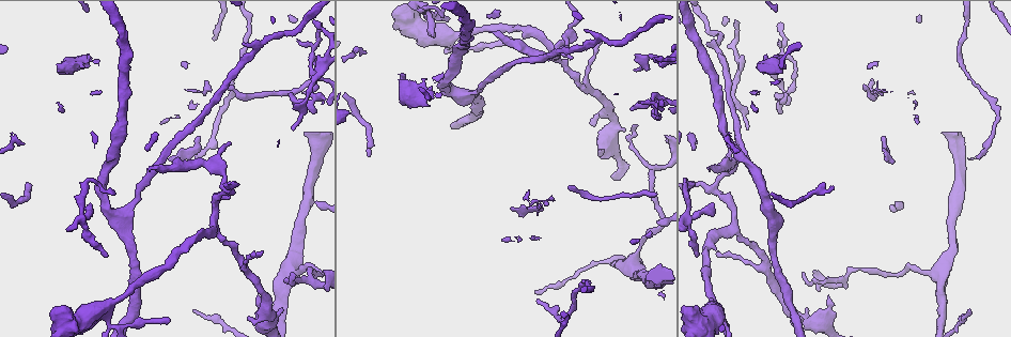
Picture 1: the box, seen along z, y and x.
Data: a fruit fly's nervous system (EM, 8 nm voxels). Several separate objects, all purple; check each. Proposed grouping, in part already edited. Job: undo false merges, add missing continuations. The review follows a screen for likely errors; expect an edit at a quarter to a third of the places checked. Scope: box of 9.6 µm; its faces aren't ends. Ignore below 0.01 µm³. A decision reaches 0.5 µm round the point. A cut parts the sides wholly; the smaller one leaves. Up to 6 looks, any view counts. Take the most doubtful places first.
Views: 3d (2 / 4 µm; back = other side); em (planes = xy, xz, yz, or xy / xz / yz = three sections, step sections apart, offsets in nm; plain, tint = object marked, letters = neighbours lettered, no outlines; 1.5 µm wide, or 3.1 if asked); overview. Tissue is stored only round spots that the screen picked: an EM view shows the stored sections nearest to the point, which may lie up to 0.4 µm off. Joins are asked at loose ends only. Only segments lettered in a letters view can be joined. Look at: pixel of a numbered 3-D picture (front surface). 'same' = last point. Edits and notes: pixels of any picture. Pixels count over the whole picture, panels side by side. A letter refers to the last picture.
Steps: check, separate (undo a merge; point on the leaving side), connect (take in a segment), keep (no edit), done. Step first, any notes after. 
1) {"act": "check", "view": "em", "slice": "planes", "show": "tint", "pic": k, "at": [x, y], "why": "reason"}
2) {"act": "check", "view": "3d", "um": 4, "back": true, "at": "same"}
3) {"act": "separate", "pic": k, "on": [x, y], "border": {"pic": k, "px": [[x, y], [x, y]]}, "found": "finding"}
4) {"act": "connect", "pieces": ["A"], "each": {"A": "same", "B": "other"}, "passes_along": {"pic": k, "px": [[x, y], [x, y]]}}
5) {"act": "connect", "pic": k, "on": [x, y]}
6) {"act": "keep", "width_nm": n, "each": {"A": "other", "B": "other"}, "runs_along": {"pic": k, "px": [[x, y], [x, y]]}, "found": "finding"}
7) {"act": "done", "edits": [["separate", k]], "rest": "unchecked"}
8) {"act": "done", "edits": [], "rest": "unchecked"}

{"act": "check", "view": "em", "slice": "planes", "show": "letters", "pic": 1, "at": [168, 318], "why": "an open end"}

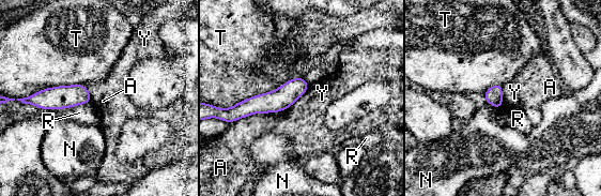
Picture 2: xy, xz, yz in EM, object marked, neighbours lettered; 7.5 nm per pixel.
{"act": "keep", "longest_contact_nm": ["T", 460], "each": {"A": "other", "N": "other", "R": "other", "T": "other", "Y": "other"}, "border": {"pic": 2, "px": [[83, 84], [46, 87], [24, 98]]}, "found": "no lettered segment goes on from it"}

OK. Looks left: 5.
{"act": "check", "view": "em", "slice": "yz", "step": 4, "show": "tint", "pic": 1, "at": [717, 191], "why": "a fork"}

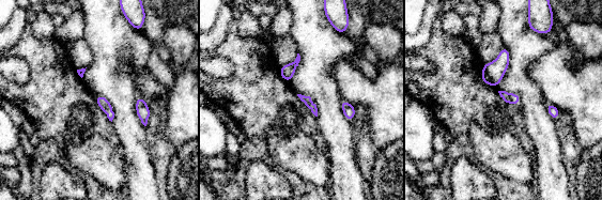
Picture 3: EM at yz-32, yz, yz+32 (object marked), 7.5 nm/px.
{"act": "check", "view": "em", "slice": "xz", "step": 8, "show": "letters", "at": "same", "why": "cut it another way"}

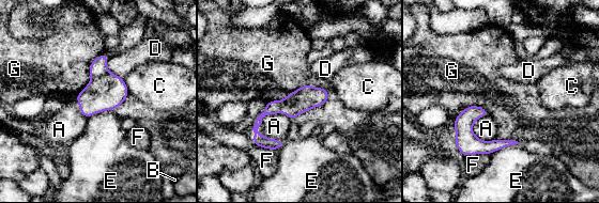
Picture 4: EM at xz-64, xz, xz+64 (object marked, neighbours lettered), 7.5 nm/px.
{"act": "separate", "pic": 4, "on": [97, 67], "each": {"A": "other", "B": "other", "C": "other", "D": "other", "E": "other", "F": "other", "G": "other"}, "border": {"pic": 4, "px": [[107, 71], [92, 80]]}, "found": "a second cell is stuck on"}

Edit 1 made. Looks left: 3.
{"act": "check", "view": "overview", "why": "see it whole again"}

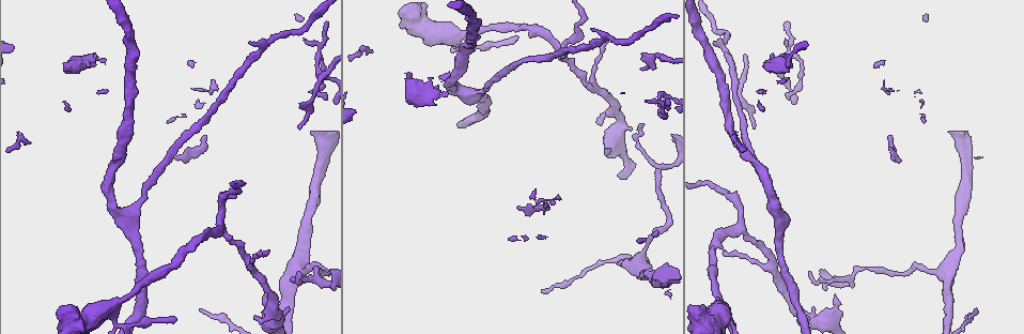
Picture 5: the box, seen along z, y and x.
{"act": "check", "view": "3d", "um": 4, "back": true, "pic": 5, "at": [715, 43], "why": "free end"}

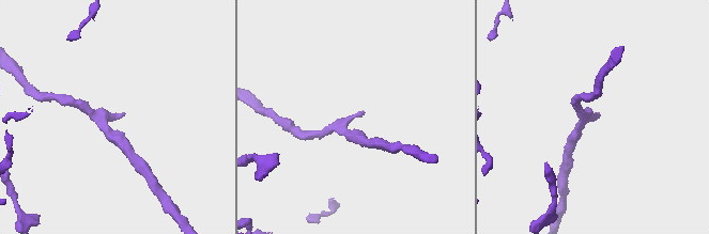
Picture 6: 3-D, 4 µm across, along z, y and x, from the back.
{"act": "check", "view": "em", "slice": "planes", "show": "letters", "pic": 6, "at": [365, 112], "why": "need the tissue"}

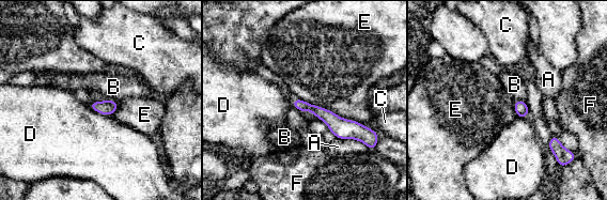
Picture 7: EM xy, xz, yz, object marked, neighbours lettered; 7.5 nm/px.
{"act": "keep", "width_nm": 80, "each": {"A": "other", "B": "other", "C": "other", "D": "other", "E": "other", "F": "other"}, "border": {"pic": 7, "px": [[89, 105], [95, 111], [110, 116]]}, "found": "none of them fits"}

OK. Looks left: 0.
{"act": "done", "edits": [["separate", 4]], "rest": "unchecked"}

